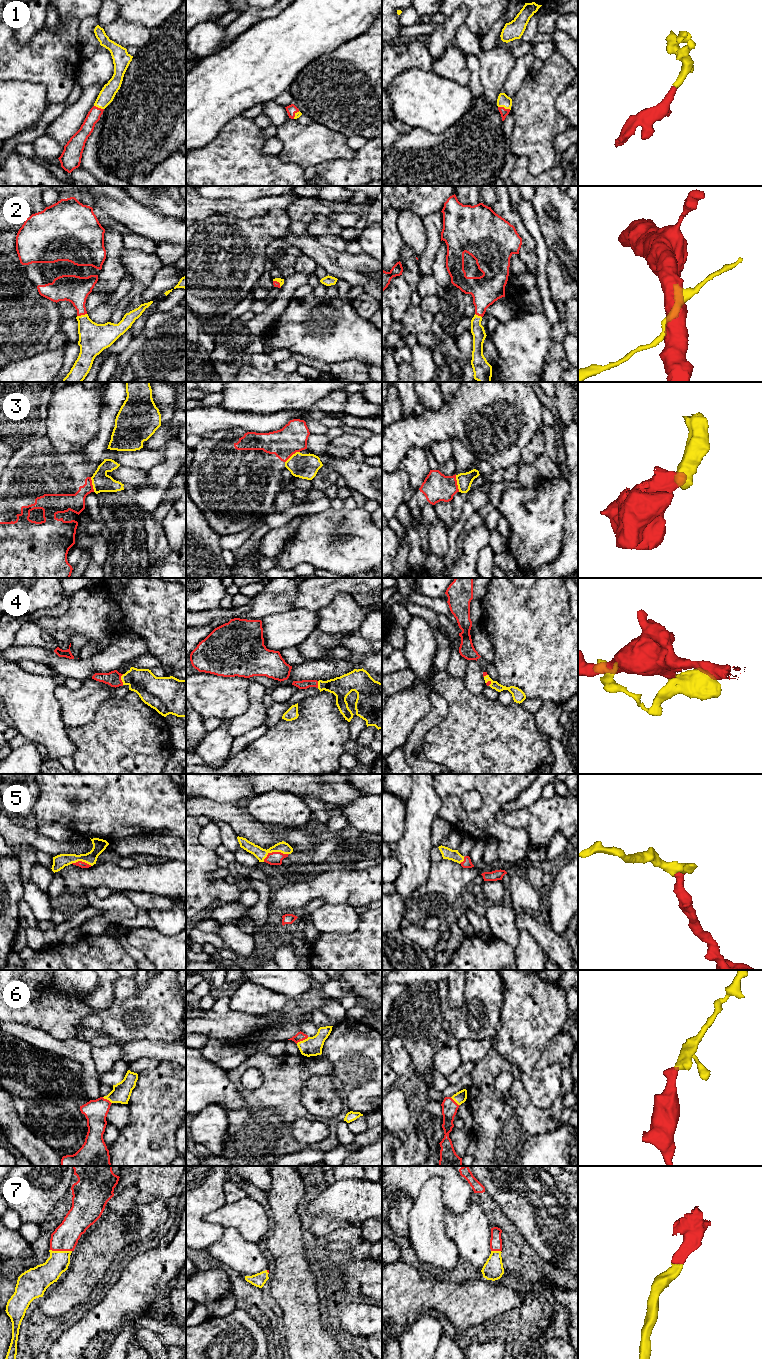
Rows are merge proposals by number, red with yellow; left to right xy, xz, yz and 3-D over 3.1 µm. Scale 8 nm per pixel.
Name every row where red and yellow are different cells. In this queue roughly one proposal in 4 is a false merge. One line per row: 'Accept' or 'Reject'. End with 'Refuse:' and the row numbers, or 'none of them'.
1: Accept
2: Accept
3: Reject
4: Accept
5: Accept
6: Accept
7: Accept
Refuse: 3

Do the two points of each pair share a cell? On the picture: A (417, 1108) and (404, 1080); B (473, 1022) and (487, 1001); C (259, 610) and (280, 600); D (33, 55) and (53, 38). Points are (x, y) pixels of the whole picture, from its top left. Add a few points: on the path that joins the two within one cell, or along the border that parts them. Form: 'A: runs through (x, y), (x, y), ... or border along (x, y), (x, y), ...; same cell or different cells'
A: runs through (417, 1101), (417, 1094), (411, 1087); same cell
B: runs through (478, 1017), (478, 1013), (485, 1006); same cell
C: runs through (264, 605), (271, 600), (275, 600); same cell
D: runs through (38, 53), (48, 43); same cell

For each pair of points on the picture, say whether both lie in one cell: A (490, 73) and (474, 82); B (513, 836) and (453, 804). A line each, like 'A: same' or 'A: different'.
A: different
B: same

